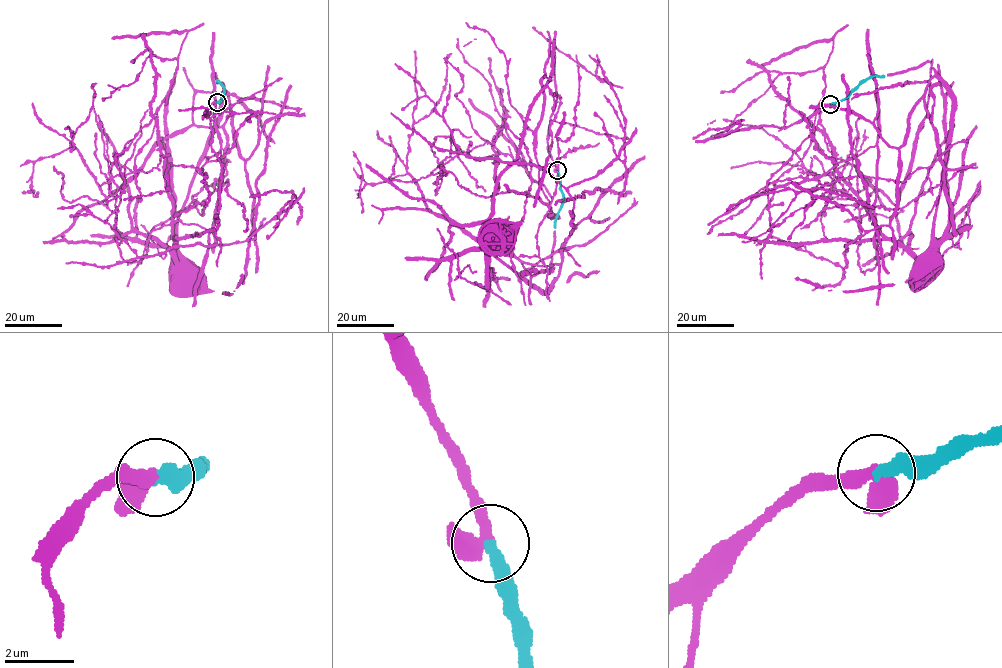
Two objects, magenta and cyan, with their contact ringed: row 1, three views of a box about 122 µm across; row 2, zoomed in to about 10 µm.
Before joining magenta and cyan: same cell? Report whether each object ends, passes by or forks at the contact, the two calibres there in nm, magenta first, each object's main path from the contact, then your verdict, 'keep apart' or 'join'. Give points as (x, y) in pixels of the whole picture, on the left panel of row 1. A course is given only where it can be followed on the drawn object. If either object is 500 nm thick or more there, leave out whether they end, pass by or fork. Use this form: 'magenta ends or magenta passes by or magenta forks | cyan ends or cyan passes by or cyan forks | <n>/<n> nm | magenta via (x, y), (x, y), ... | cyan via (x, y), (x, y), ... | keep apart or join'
magenta passes by | cyan ends | 360/380 nm | magenta via (217, 102), (218, 225), (175, 238), (175, 260), (225, 91), (255, 238), (138, 257), (87, 208), (57, 208) | cyan via (217, 102), (220, 101), (224, 88), (217, 81) | join

